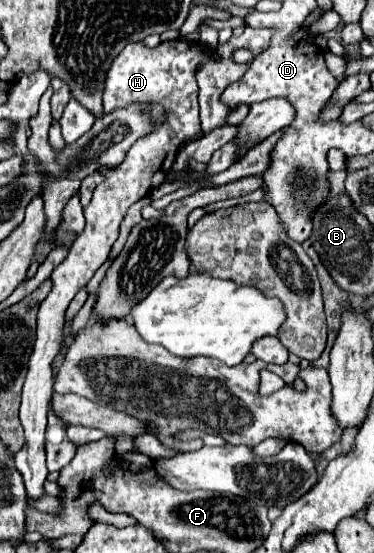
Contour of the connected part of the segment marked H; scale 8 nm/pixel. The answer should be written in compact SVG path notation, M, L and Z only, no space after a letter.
M174 39L174 41L162 41L156 47L146 47L144 43L128 43L128 47L122 49L122 53L114 59L112 67L106 75L106 89L104 89L104 113L112 113L114 109L128 107L128 105L160 105L164 107L164 121L144 137L140 137L130 151L126 153L126 159L114 167L100 167L100 173L104 175L104 181L94 189L90 205L84 209L86 217L86 229L72 245L68 257L52 271L52 291L48 297L40 303L38 309L38 337L34 343L34 353L28 363L28 375L22 391L22 405L20 405L20 421L24 427L26 443L16 453L16 469L24 475L26 493L32 501L44 497L44 483L48 477L46 467L46 447L44 447L44 429L46 429L46 415L48 415L48 399L52 397L52 361L58 355L60 343L62 343L62 325L64 325L64 313L70 305L72 297L78 293L80 287L84 287L96 269L108 259L110 249L114 241L118 239L118 227L124 219L124 213L130 205L140 201L142 197L150 195L156 187L160 187L170 167L176 159L178 149L186 141L200 139L200 107L198 107L198 83L196 83L196 71L202 63L214 61L214 53L200 45L192 43L188 39Z

